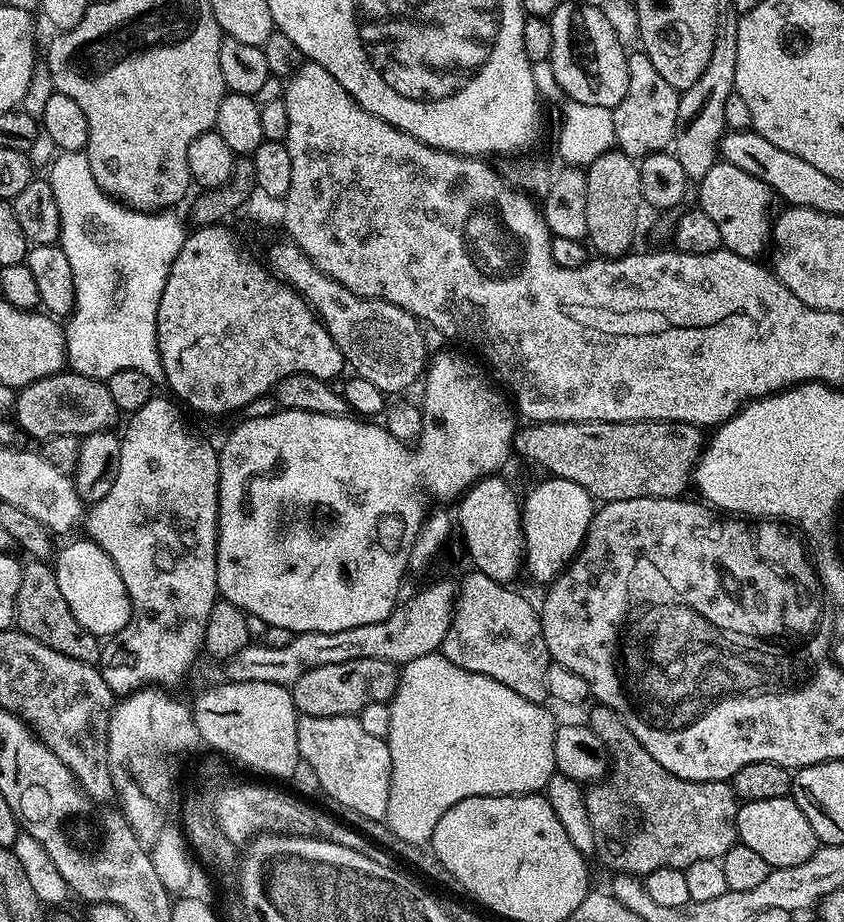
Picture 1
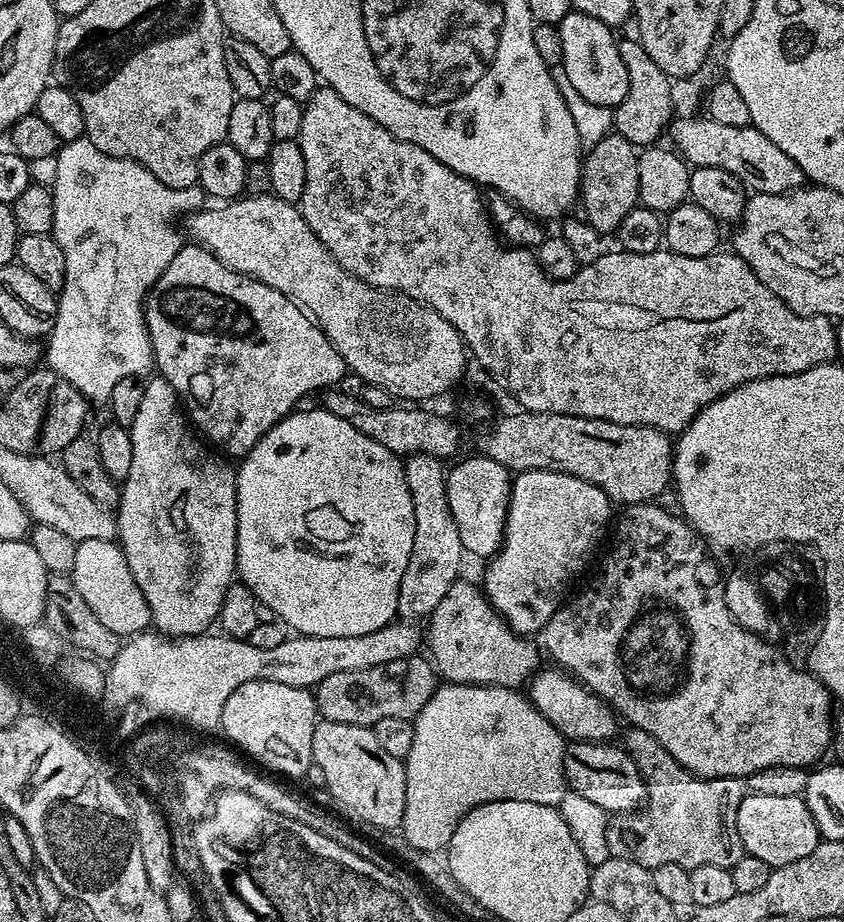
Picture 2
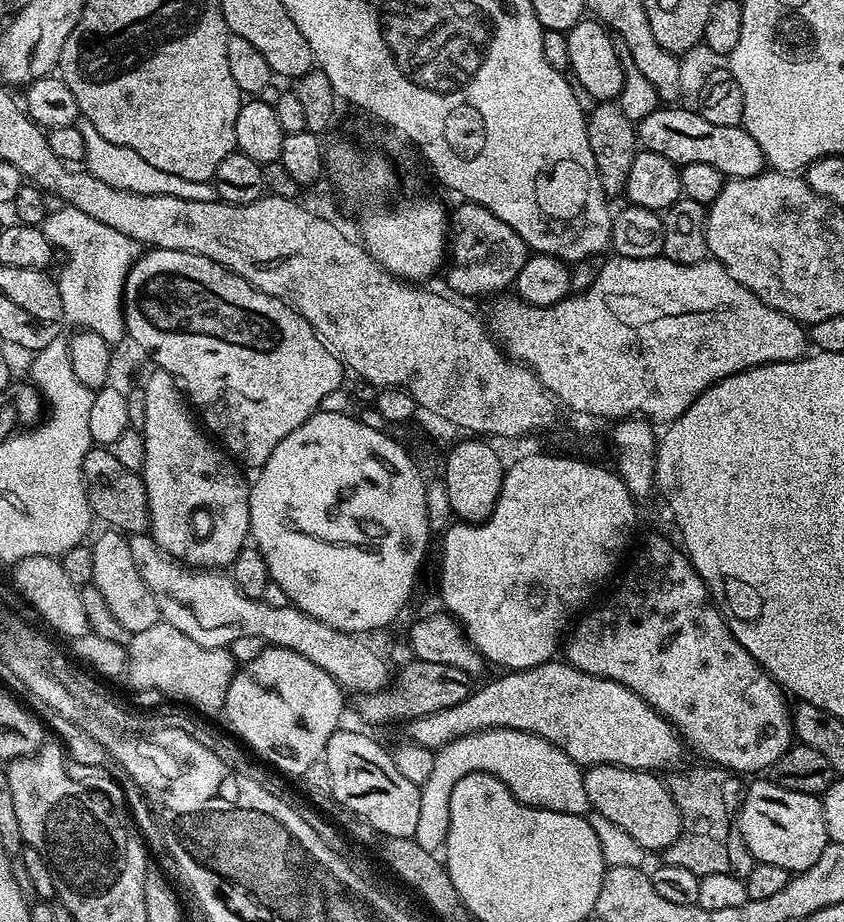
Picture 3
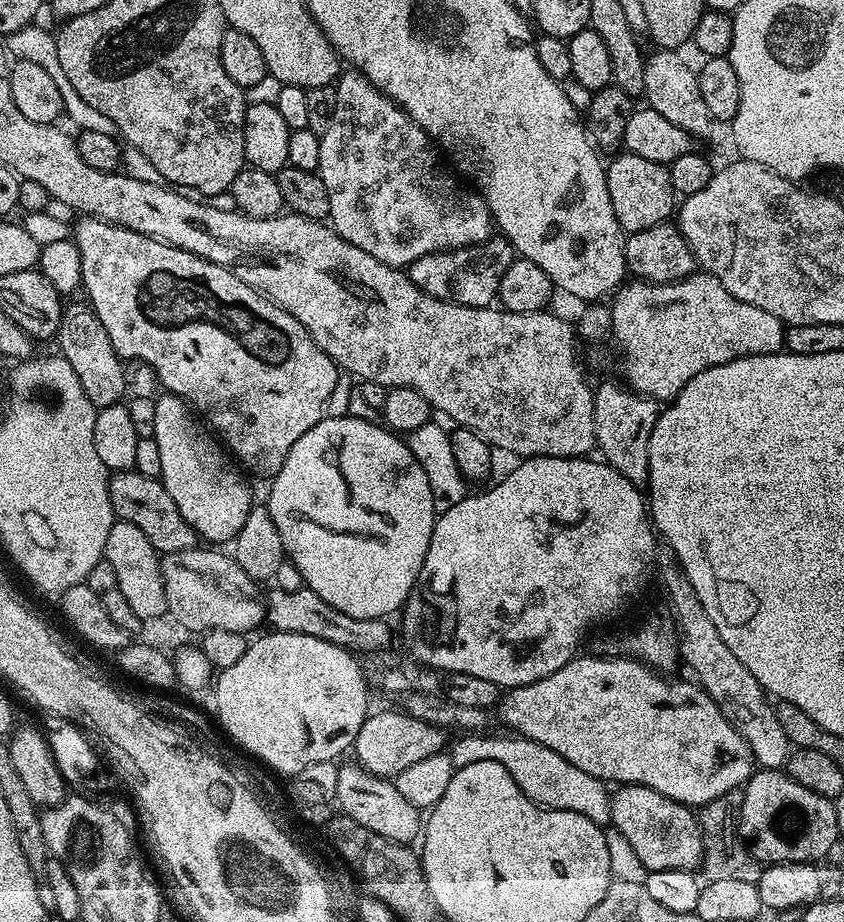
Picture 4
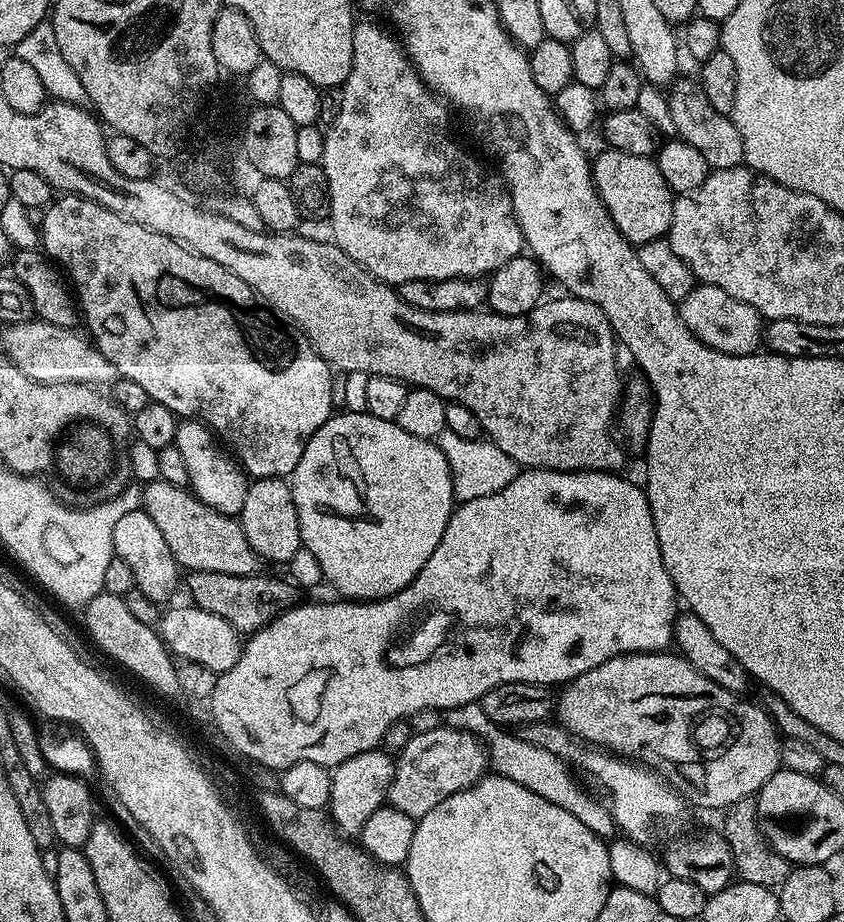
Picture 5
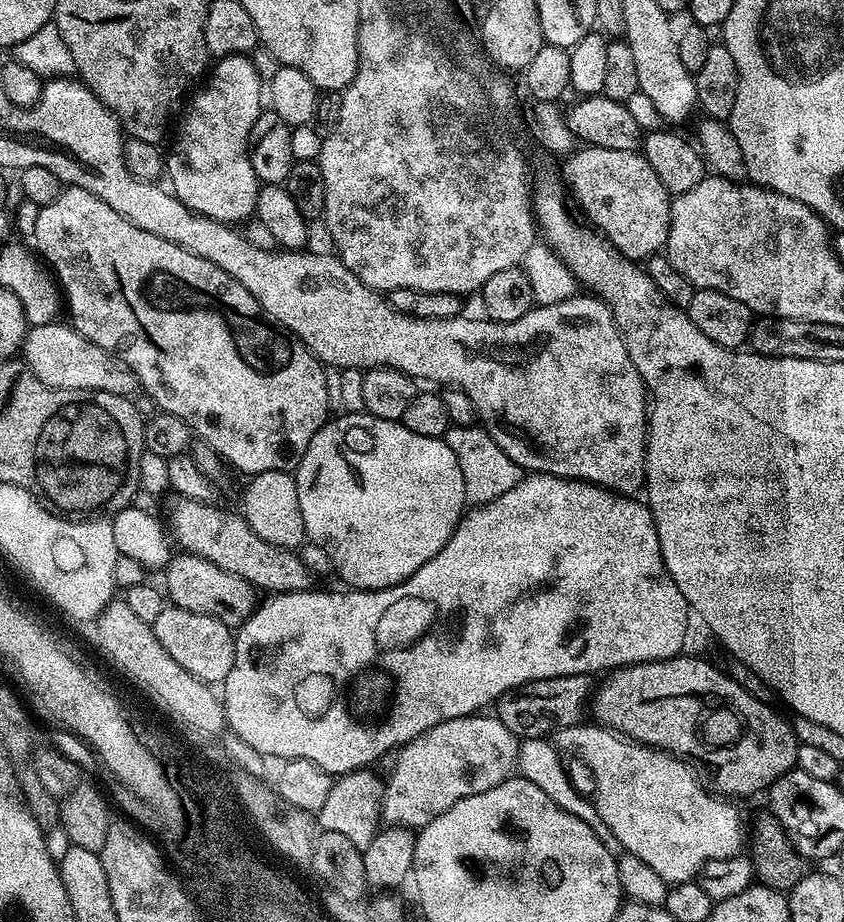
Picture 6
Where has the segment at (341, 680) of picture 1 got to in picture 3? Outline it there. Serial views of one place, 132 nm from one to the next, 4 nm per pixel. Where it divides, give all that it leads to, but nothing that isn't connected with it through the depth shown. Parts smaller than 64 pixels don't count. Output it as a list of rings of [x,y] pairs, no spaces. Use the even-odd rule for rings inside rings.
[[[413,658],[399,669],[400,681],[396,688],[389,686],[383,692],[362,692],[355,697],[356,712],[368,724],[392,724],[395,720],[407,722],[416,720],[450,706],[458,706],[474,691],[473,677],[450,665],[435,665]]]

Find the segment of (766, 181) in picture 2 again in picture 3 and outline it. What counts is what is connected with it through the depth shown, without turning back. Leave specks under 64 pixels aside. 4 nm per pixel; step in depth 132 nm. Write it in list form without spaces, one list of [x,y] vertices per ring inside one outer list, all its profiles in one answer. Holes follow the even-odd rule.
[[[661,106],[654,114],[646,114],[638,122],[638,140],[643,151],[662,154],[662,158],[670,158],[677,166],[690,162],[706,162],[706,166],[714,166],[726,178],[754,178],[765,171],[764,155],[750,138],[745,128],[734,126],[714,126],[700,116],[699,111],[688,108],[672,108],[676,106]]]

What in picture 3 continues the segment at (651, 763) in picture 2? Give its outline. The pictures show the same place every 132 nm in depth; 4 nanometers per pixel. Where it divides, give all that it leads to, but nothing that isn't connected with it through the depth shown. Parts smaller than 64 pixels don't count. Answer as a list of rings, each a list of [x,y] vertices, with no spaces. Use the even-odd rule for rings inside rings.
[[[719,766],[700,767],[704,768],[673,771],[673,776],[667,777],[668,790],[680,811],[680,833],[676,841],[664,849],[663,863],[682,866],[682,870],[690,870],[699,877],[734,874],[734,878],[744,880],[750,874],[754,861],[740,833],[741,777]]]

